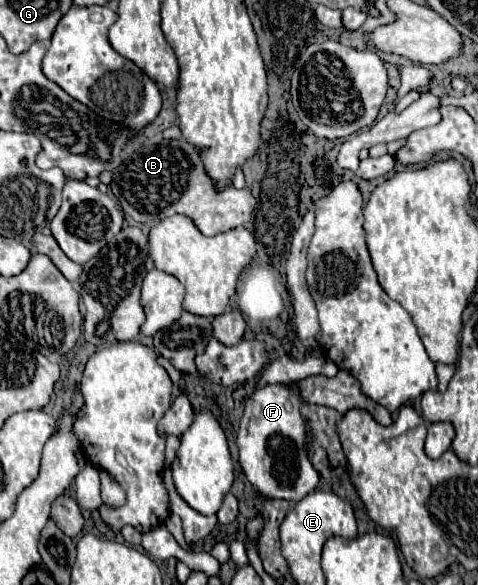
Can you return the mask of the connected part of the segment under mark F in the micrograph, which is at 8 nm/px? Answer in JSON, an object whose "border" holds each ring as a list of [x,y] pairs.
{"border":[[[283,383],[265,385],[245,401],[245,413],[237,433],[239,463],[245,477],[265,497],[301,501],[319,483],[319,475],[307,457],[305,421],[299,413],[301,403],[303,397],[297,387]]]}

